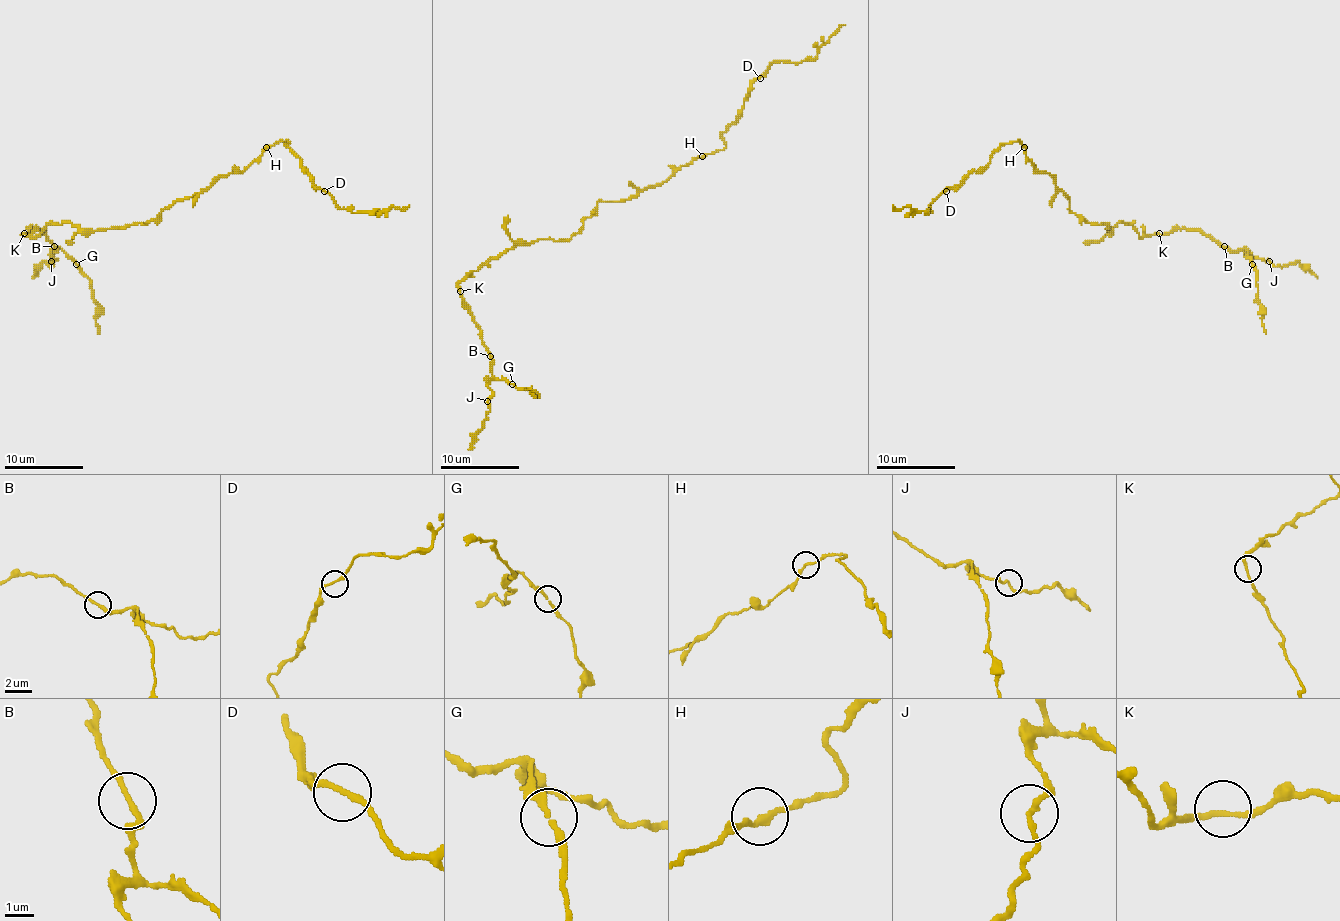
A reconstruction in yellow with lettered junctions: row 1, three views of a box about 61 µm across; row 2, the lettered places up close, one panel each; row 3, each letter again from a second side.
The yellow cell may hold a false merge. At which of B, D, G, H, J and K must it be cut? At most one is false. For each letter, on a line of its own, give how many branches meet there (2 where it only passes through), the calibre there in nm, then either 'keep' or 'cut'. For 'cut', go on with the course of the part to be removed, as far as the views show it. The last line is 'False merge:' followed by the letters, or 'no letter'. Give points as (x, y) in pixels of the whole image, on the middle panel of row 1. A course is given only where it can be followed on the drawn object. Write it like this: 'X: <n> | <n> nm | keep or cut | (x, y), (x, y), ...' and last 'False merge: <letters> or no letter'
B: 2 | 190 nm | keep
D: 2 | 200 nm | keep
G: 2 | 180 nm | keep
H: 2 | 190 nm | keep
J: 2 | 190 nm | keep
K: 2 | 190 nm | keep
False merge: no letter

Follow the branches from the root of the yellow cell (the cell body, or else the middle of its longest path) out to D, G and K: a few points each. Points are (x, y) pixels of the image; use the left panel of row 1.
D: (157, 217), (220, 177), (240, 173), (280, 141), (290, 141), (286, 143), (310, 181), (324, 191)
G: (157, 217), (99, 231), (62, 223), (22, 235), (42, 229), (76, 264)
K: (157, 217), (143, 225), (99, 231), (80, 231), (62, 223), (48, 225), (34, 237), (24, 237), (24, 233)

